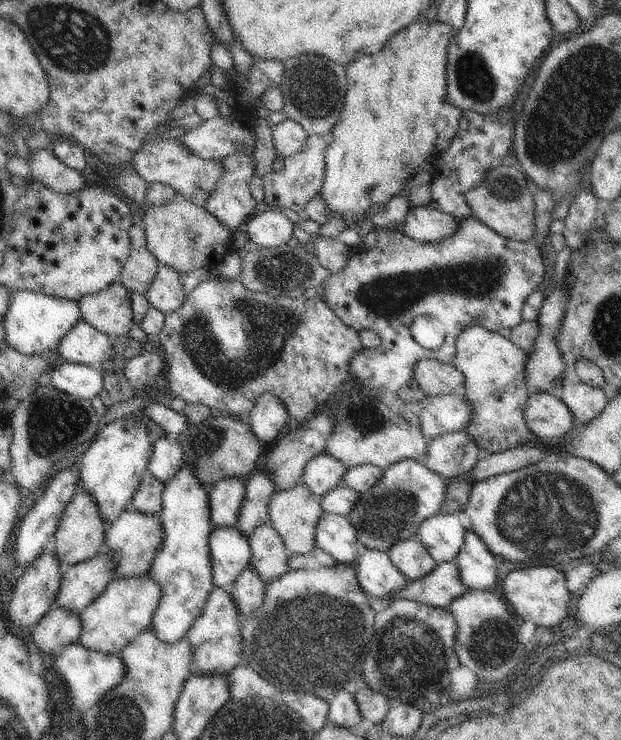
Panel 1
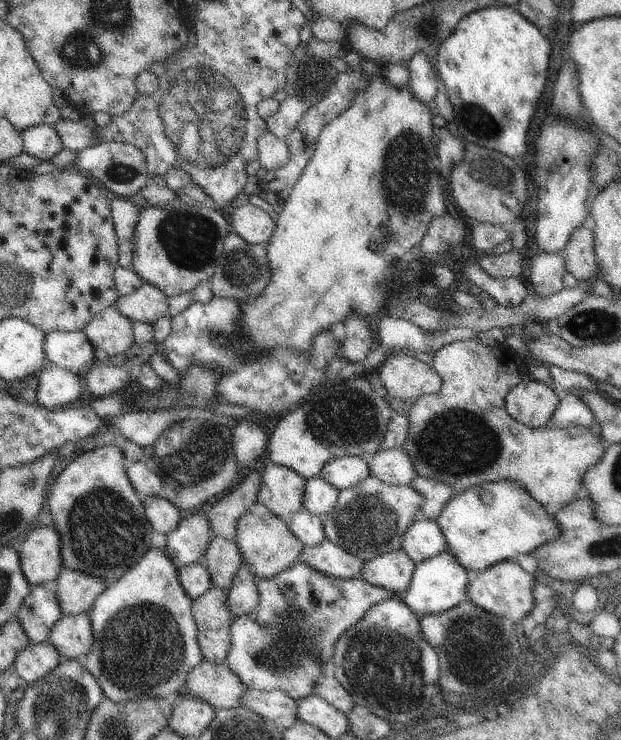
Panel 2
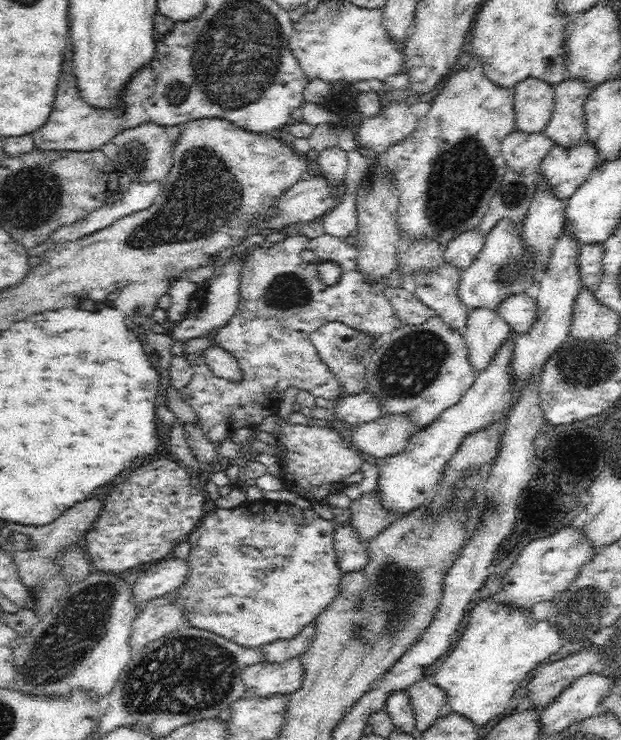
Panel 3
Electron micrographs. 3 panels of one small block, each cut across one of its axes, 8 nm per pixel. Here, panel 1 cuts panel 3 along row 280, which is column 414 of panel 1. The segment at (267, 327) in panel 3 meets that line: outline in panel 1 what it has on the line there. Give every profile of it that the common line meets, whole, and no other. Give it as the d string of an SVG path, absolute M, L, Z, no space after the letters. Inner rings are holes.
M476 217L467 218L459 223L456 232L449 236L448 238L443 238L440 242L417 242L412 240L406 234L401 233L397 228L384 228L379 227L375 229L377 233L376 245L368 250L365 248L358 248L350 258L350 262L343 266L341 271L334 274L329 274L325 283L320 290L320 295L324 298L325 303L340 317L340 320L344 321L345 325L352 327L354 330L360 332L361 330L373 330L378 334L381 340L381 344L378 348L366 348L363 347L359 353L356 353L349 364L349 374L351 378L356 379L362 386L368 386L374 388L374 390L380 390L380 392L390 392L394 394L401 386L412 383L413 378L413 368L416 366L417 362L424 359L438 359L446 364L453 364L455 361L455 356L457 353L456 348L456 337L471 325L482 325L486 327L489 331L494 331L495 333L500 332L502 328L513 329L518 326L521 320L521 310L529 294L532 294L536 289L540 289L547 281L546 273L544 270L544 262L542 261L542 255L540 254L539 244L536 241L515 241L514 239L506 238L492 228L486 226L481 220ZM419 316L429 316L434 319L437 324L444 329L445 341L439 349L426 349L422 345L418 344L414 340L412 333L410 332L410 327L412 323Z

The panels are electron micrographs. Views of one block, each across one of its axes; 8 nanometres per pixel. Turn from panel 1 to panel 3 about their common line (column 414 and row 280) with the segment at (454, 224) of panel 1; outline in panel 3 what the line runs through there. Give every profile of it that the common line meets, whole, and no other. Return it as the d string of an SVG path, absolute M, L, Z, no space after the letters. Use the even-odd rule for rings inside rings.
M242 254L238 258L231 258L231 261L228 260L225 266L216 267L214 274L207 280L206 285L193 294L192 300L190 300L188 314L180 322L177 322L172 330L167 332L174 341L180 340L182 343L186 342L186 340L192 340L192 338L198 338L198 336L205 339L209 345L203 352L203 359L205 360L206 366L209 367L215 377L226 378L226 380L242 380L244 371L240 369L238 359L232 353L216 345L212 338L216 336L218 329L228 324L229 320L237 311L240 276L244 256L245 254Z

